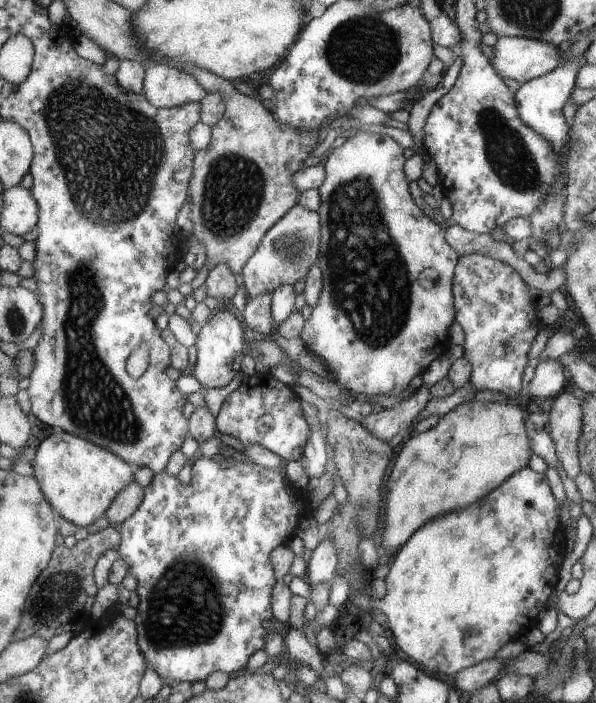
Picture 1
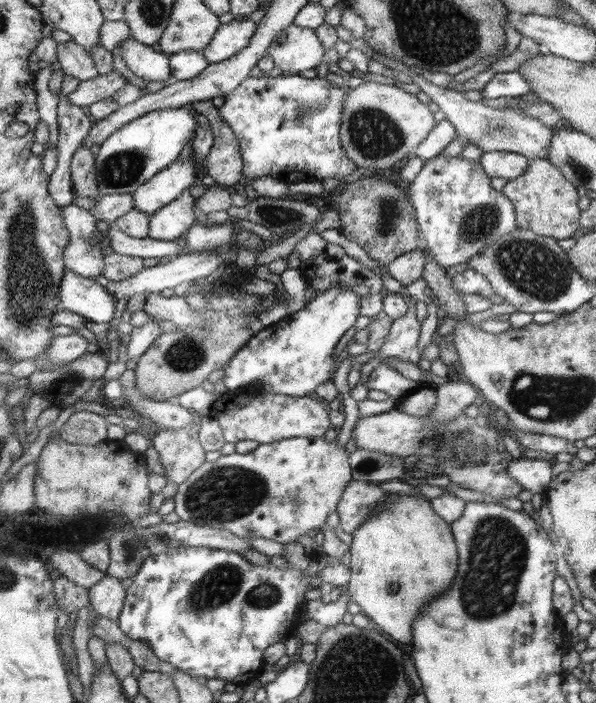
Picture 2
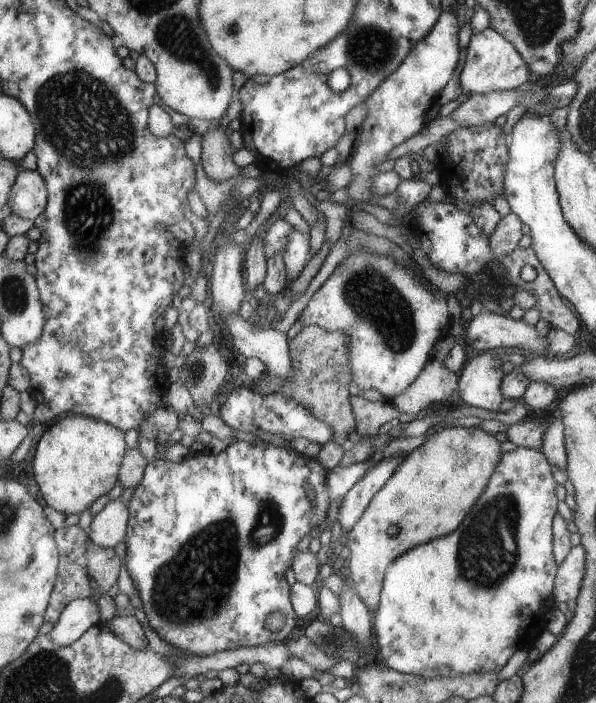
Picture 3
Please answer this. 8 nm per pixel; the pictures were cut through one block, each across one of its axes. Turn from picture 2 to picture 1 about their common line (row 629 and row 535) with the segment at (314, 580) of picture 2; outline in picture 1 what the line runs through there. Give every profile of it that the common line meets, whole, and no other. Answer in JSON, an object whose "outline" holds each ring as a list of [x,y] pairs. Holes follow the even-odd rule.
{"outline":[[[200,458],[198,461],[192,462],[192,481],[190,484],[182,484],[180,480],[178,480],[177,476],[171,476],[166,472],[156,473],[152,478],[148,487],[144,490],[143,500],[138,509],[130,516],[120,527],[119,532],[121,535],[120,543],[117,545],[116,550],[119,553],[119,556],[126,562],[128,566],[130,574],[136,578],[138,581],[138,587],[135,592],[138,594],[139,602],[135,607],[137,611],[137,616],[134,618],[134,623],[137,625],[137,640],[140,645],[140,650],[143,652],[143,656],[145,657],[145,661],[147,662],[147,667],[149,672],[157,673],[163,680],[167,682],[171,682],[174,684],[181,683],[183,681],[189,682],[191,684],[202,681],[205,682],[207,677],[215,671],[222,671],[232,676],[234,673],[238,673],[238,670],[242,670],[244,666],[250,661],[250,658],[259,651],[262,651],[265,648],[266,642],[271,638],[271,632],[267,630],[265,625],[267,622],[271,622],[271,626],[276,633],[283,632],[286,629],[282,629],[282,623],[278,622],[276,618],[274,618],[274,614],[272,614],[272,588],[274,588],[274,584],[276,584],[276,572],[274,572],[274,568],[270,563],[270,554],[272,550],[275,550],[278,546],[286,545],[286,540],[294,534],[294,530],[298,530],[298,522],[300,522],[300,518],[309,518],[313,517],[315,509],[312,505],[308,497],[302,498],[300,494],[296,494],[296,490],[290,486],[290,484],[286,484],[286,478],[282,476],[282,470],[280,469],[266,469],[265,467],[260,467],[259,465],[254,465],[253,463],[247,463],[244,461],[234,461],[232,459],[222,459],[222,458]],[[228,460],[232,463],[230,464],[230,468],[223,468],[223,463],[228,462]],[[218,582],[220,582],[220,588],[218,588]]]}

